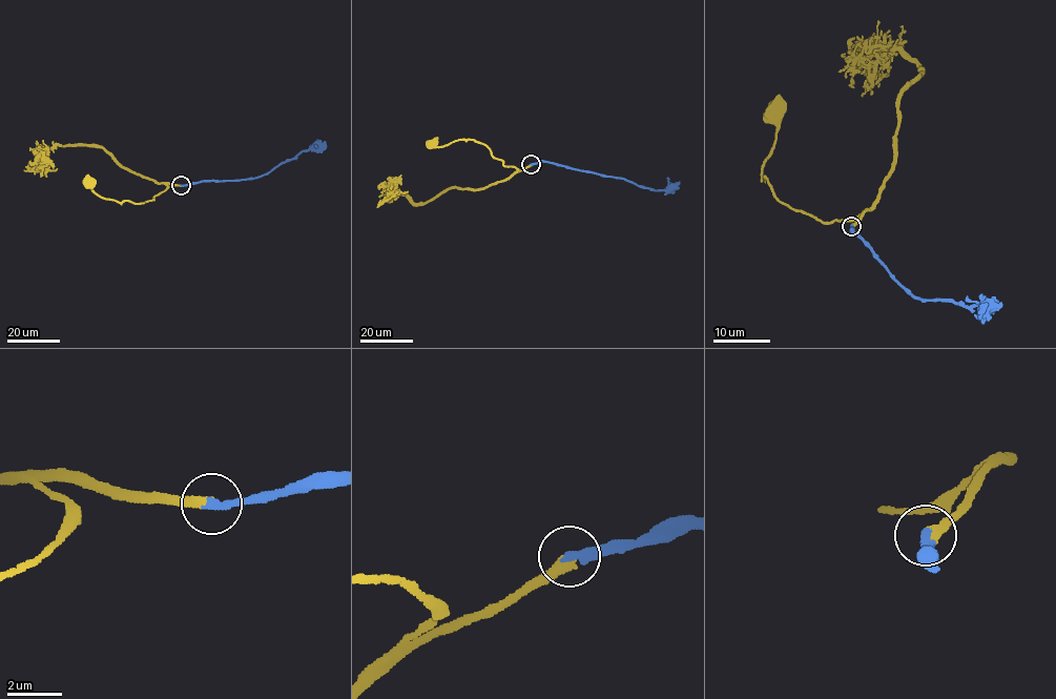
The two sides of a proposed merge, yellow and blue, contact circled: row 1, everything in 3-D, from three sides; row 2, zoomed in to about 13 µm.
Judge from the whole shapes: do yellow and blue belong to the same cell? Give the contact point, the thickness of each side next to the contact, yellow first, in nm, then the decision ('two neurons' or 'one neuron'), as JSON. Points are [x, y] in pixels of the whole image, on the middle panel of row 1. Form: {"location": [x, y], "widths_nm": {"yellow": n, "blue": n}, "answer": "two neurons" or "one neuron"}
{"location": [531, 164], "widths_nm": {"yellow": 400, "blue": 360}, "answer": "one neuron"}

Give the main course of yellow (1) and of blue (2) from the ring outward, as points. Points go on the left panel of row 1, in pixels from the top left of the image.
1: (181, 185), (167, 183), (153, 199), (138, 203), (106, 200), (97, 194), (88, 183)
2: (181, 185), (261, 177), (302, 151), (327, 146)

